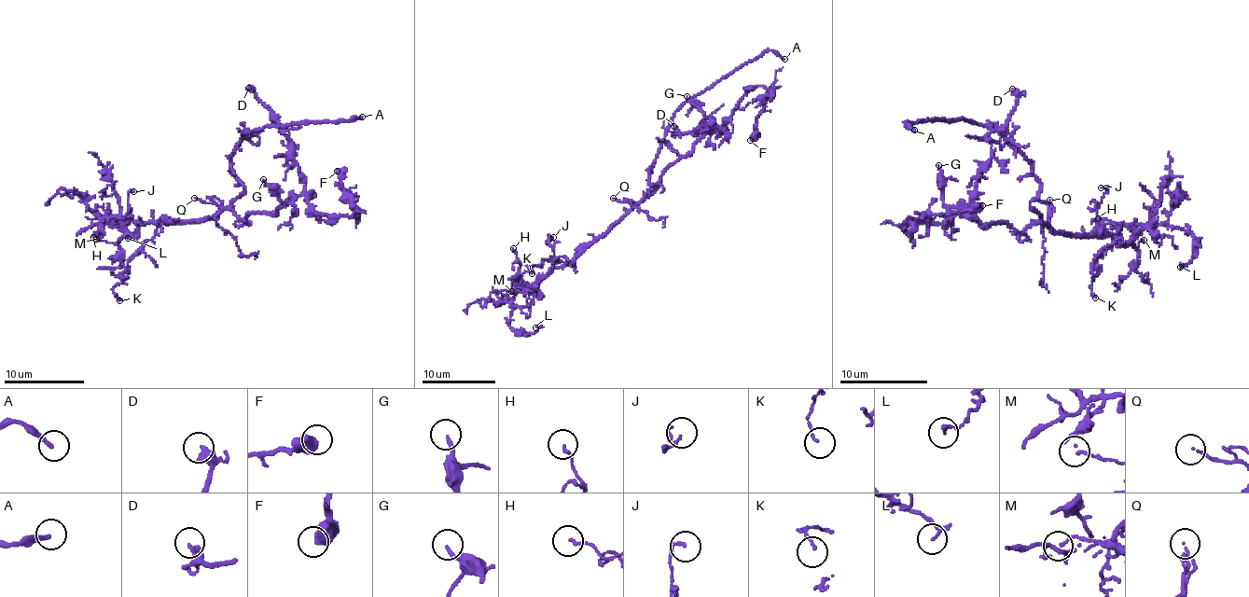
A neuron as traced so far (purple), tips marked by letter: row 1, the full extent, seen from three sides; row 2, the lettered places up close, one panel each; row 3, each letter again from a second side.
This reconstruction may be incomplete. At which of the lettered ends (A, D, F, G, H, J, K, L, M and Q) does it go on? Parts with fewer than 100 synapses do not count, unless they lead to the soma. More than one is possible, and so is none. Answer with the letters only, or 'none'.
A

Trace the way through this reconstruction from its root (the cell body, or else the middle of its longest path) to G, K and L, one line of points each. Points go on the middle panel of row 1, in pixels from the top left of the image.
G: (647, 195), (646, 191), (658, 186), (672, 165), (686, 156), (712, 124), (686, 96)
K: (647, 195), (597, 237), (569, 265), (558, 260), (546, 259), (537, 267), (527, 265), (532, 273)
L: (647, 195), (570, 261), (518, 292), (512, 302), (510, 325), (527, 335), (535, 327)

